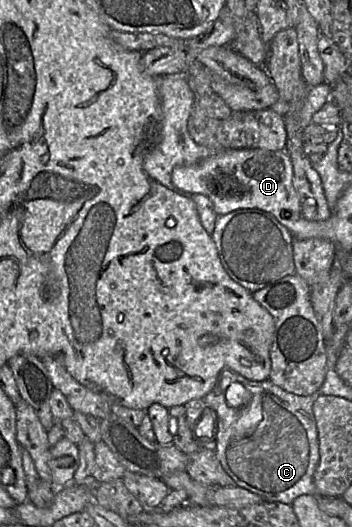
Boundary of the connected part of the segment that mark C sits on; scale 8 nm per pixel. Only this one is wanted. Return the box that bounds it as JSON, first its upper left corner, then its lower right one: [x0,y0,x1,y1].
[202,370,320,505]

